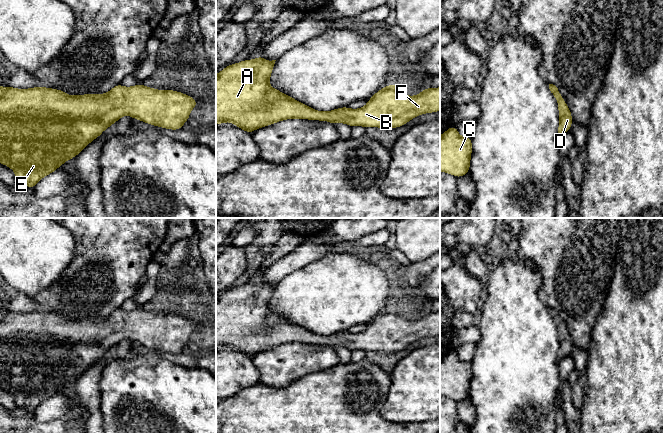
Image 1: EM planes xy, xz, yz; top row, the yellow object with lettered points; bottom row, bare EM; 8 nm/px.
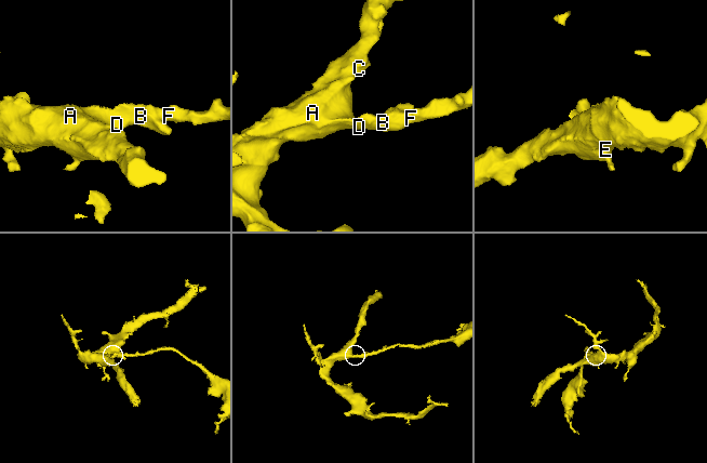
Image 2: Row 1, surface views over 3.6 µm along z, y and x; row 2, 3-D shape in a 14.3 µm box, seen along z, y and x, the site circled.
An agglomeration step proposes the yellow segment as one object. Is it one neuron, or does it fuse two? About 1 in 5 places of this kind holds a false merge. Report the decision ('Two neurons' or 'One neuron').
One neuron

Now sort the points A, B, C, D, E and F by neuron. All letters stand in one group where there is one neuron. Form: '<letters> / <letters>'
A B C D E F

